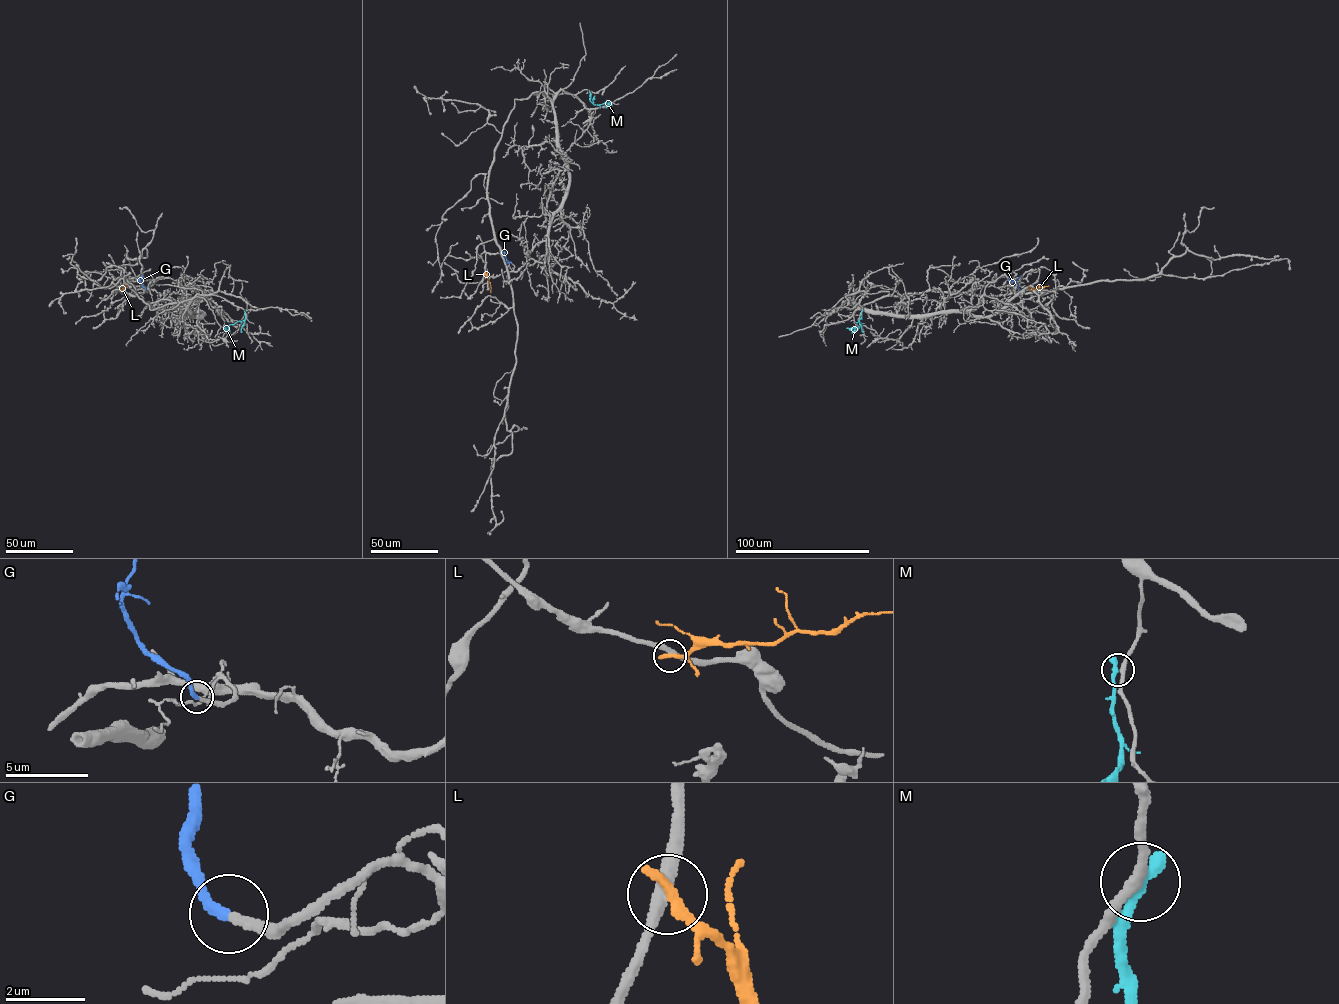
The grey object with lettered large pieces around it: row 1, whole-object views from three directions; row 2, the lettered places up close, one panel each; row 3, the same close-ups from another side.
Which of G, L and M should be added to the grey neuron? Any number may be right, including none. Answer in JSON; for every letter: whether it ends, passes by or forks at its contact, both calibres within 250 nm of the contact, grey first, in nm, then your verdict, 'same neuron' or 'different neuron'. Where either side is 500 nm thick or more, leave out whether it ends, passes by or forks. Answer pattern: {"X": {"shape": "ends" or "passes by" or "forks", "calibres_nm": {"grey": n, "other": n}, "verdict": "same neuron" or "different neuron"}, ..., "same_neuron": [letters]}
{"G": {"shape": "ends", "calibres_nm": {"grey": 240, "other": 260}, "verdict": "same neuron"}, "L": {"shape": "ends", "calibres_nm": {"grey": 320, "other": 320}, "verdict": "different neuron"}, "M": {"shape": "ends", "calibres_nm": {"grey": 260, "other": 380}, "verdict": "different neuron"}, "same_neuron": ["G"]}

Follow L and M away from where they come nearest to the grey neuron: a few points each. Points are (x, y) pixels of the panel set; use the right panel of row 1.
L: (1029, 289), (1048, 285)
M: (862, 311), (861, 325), (846, 328)

